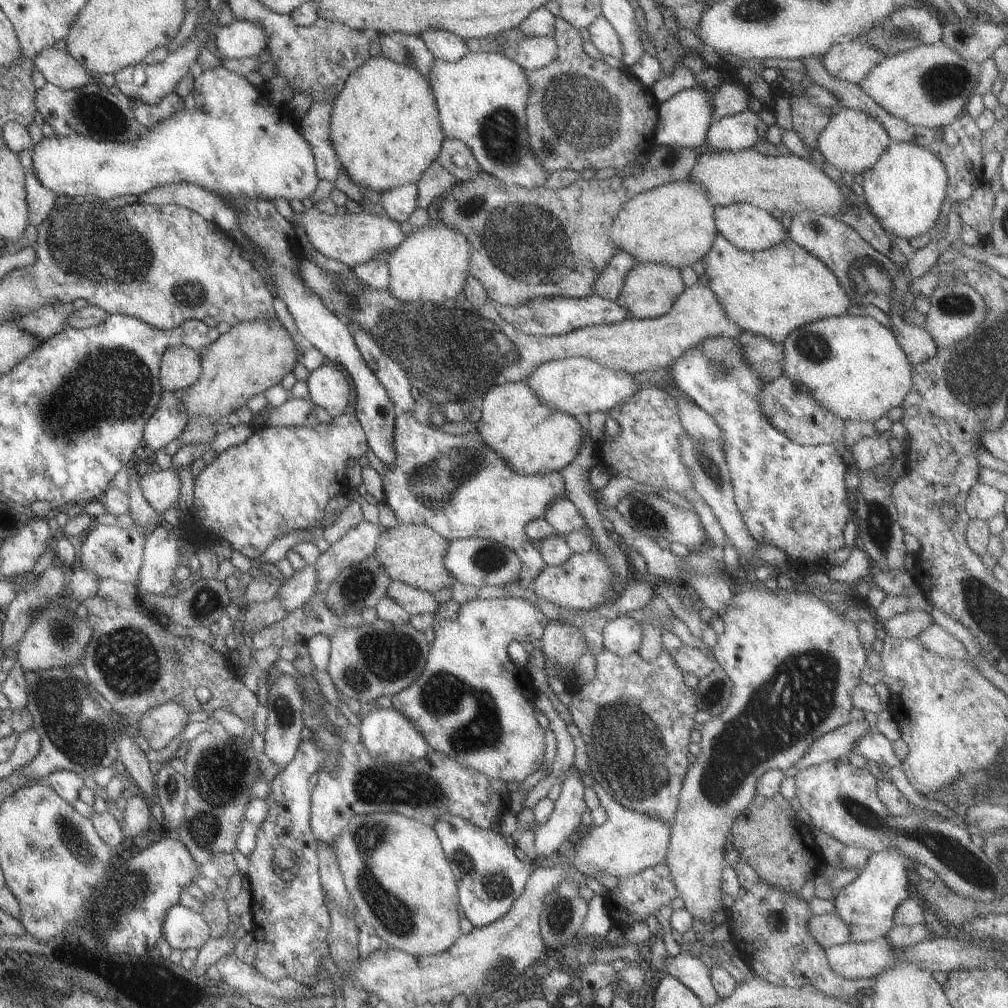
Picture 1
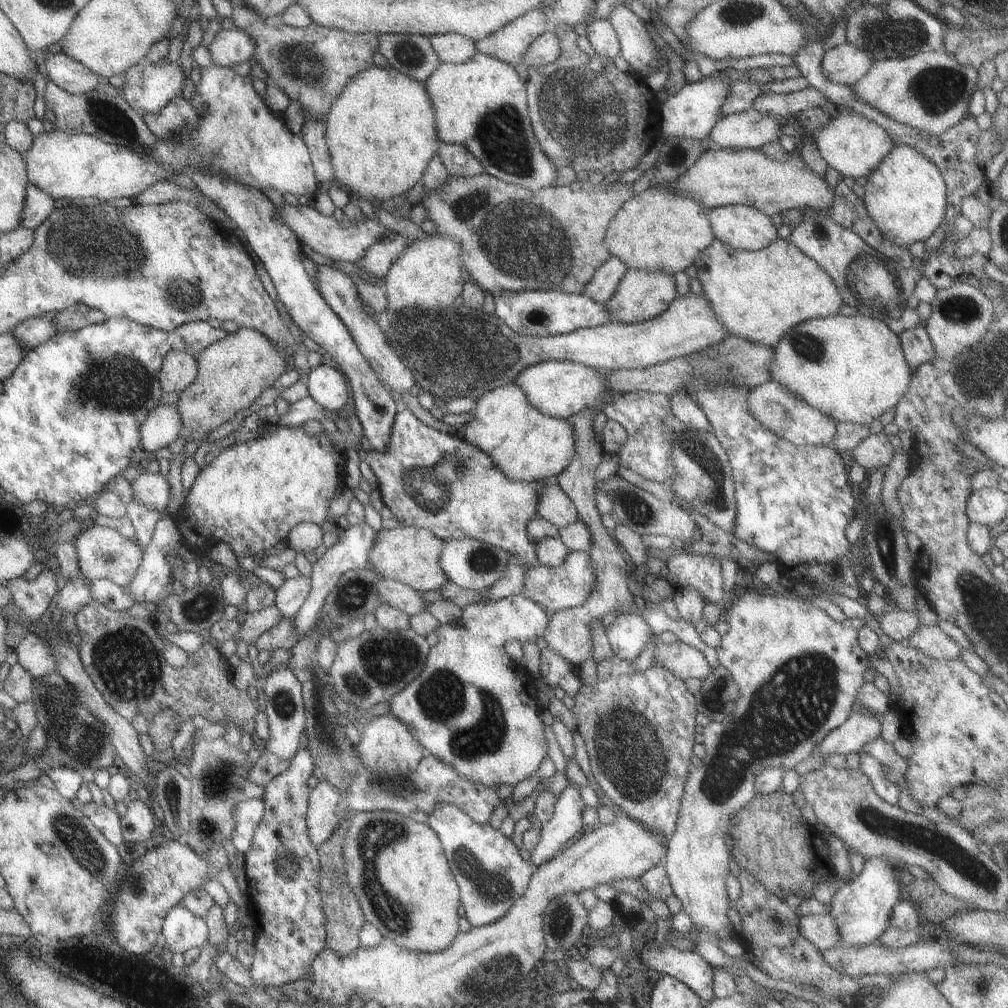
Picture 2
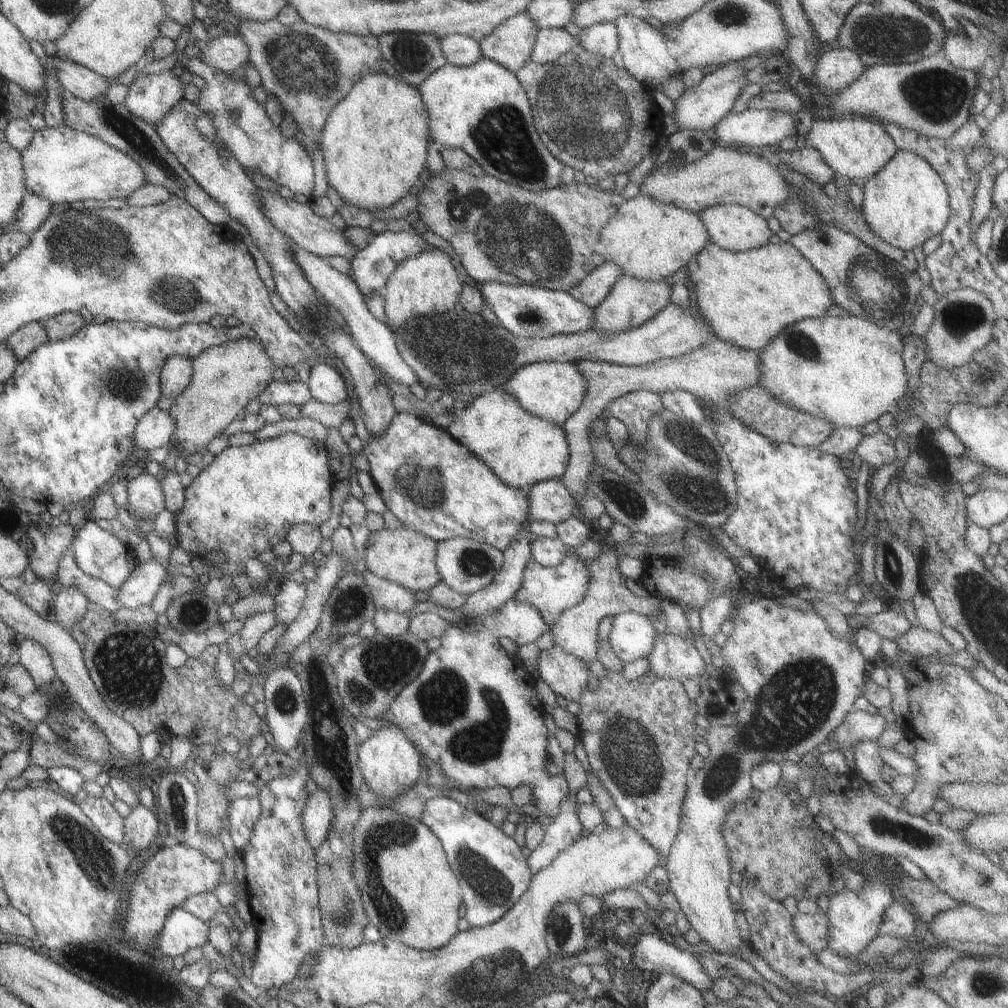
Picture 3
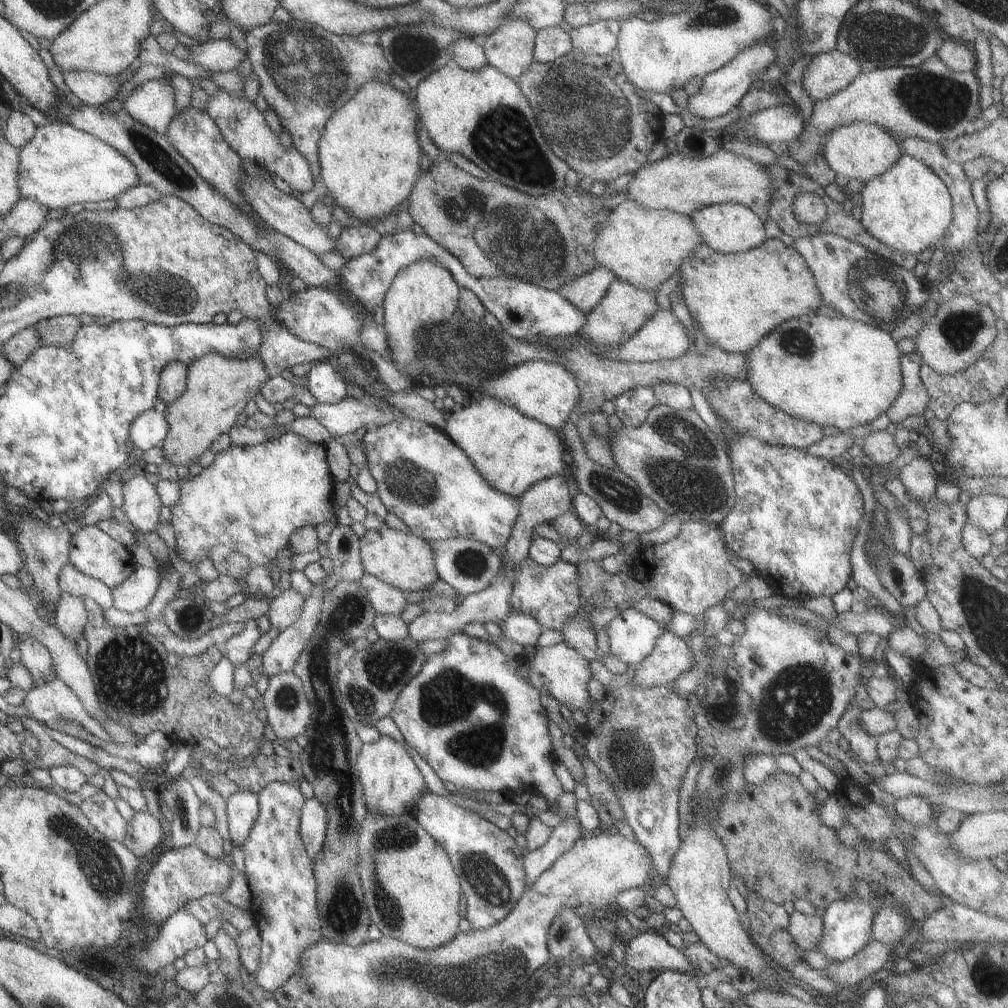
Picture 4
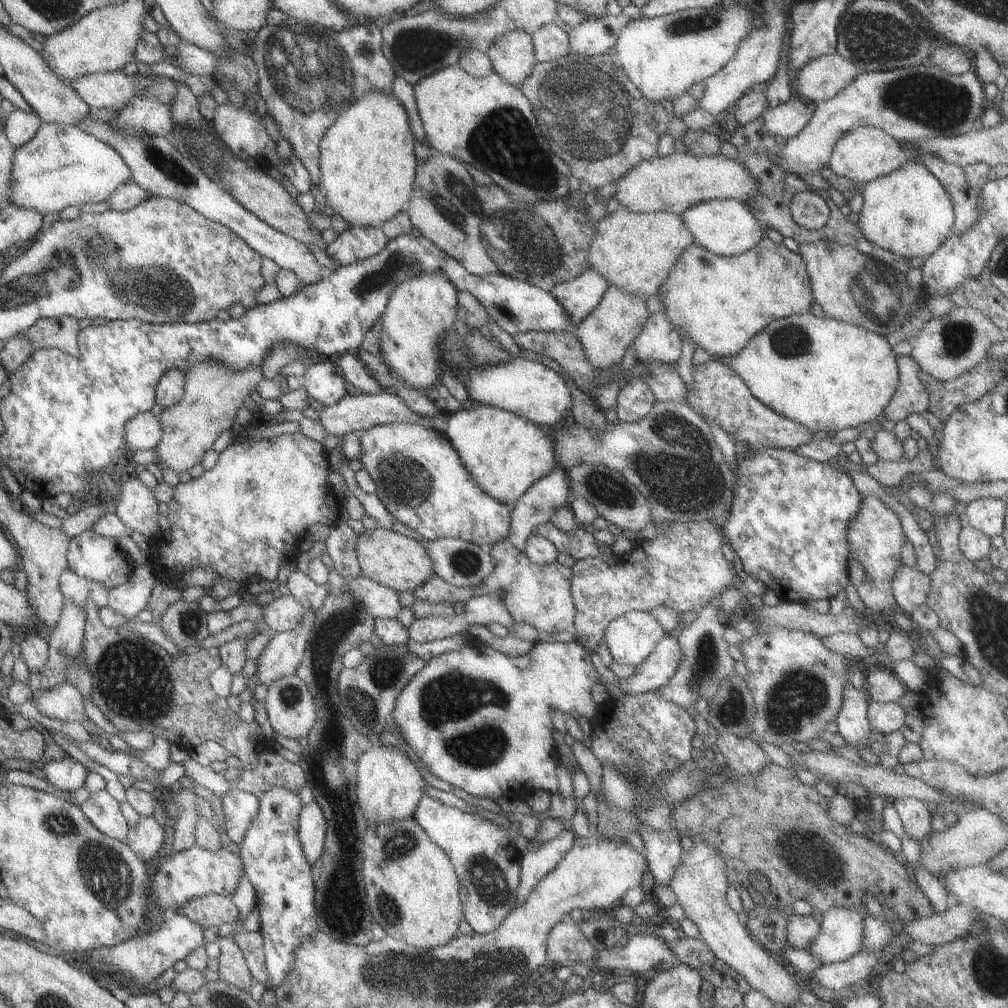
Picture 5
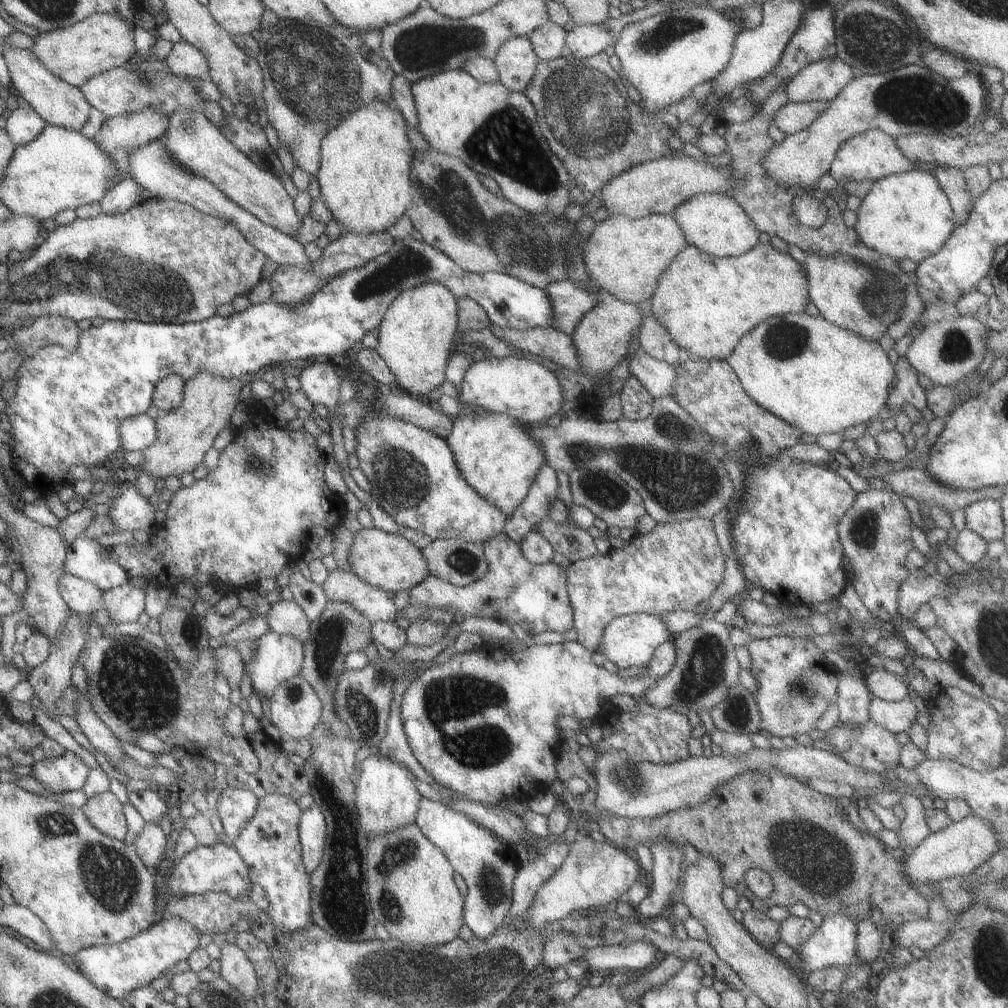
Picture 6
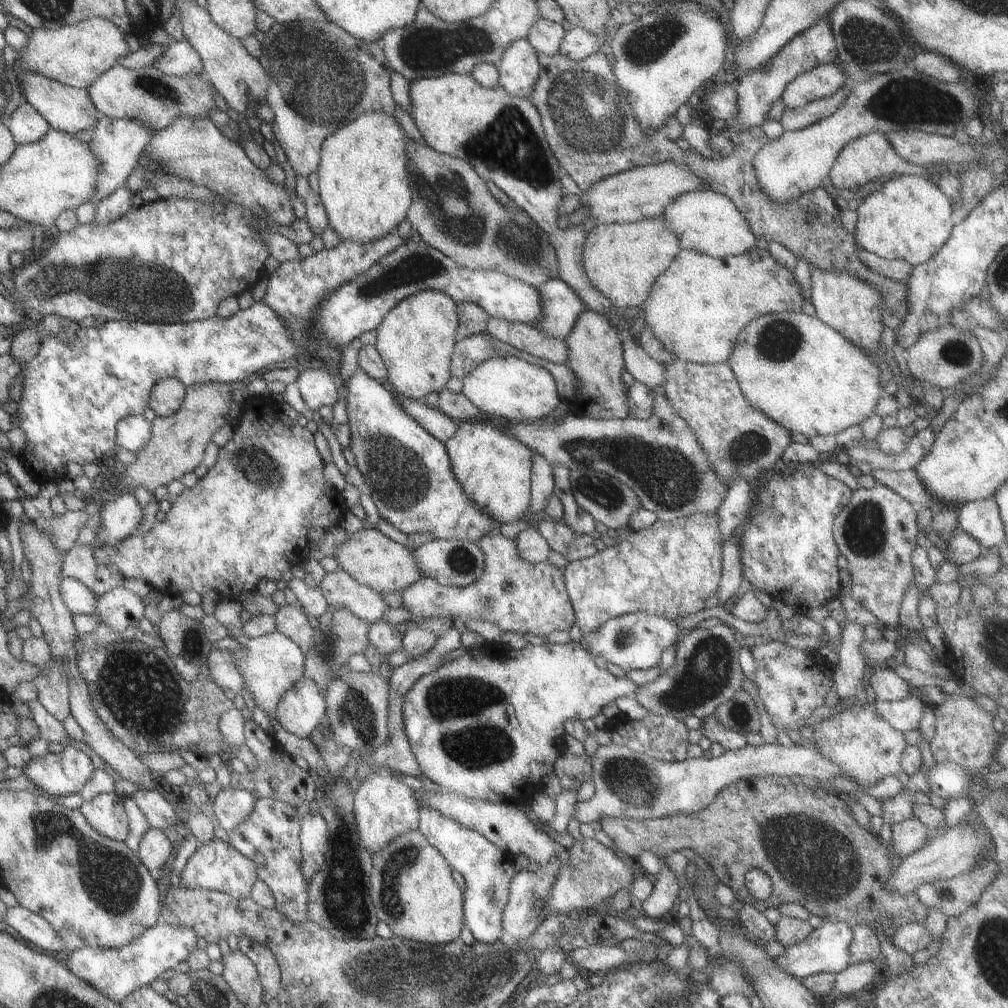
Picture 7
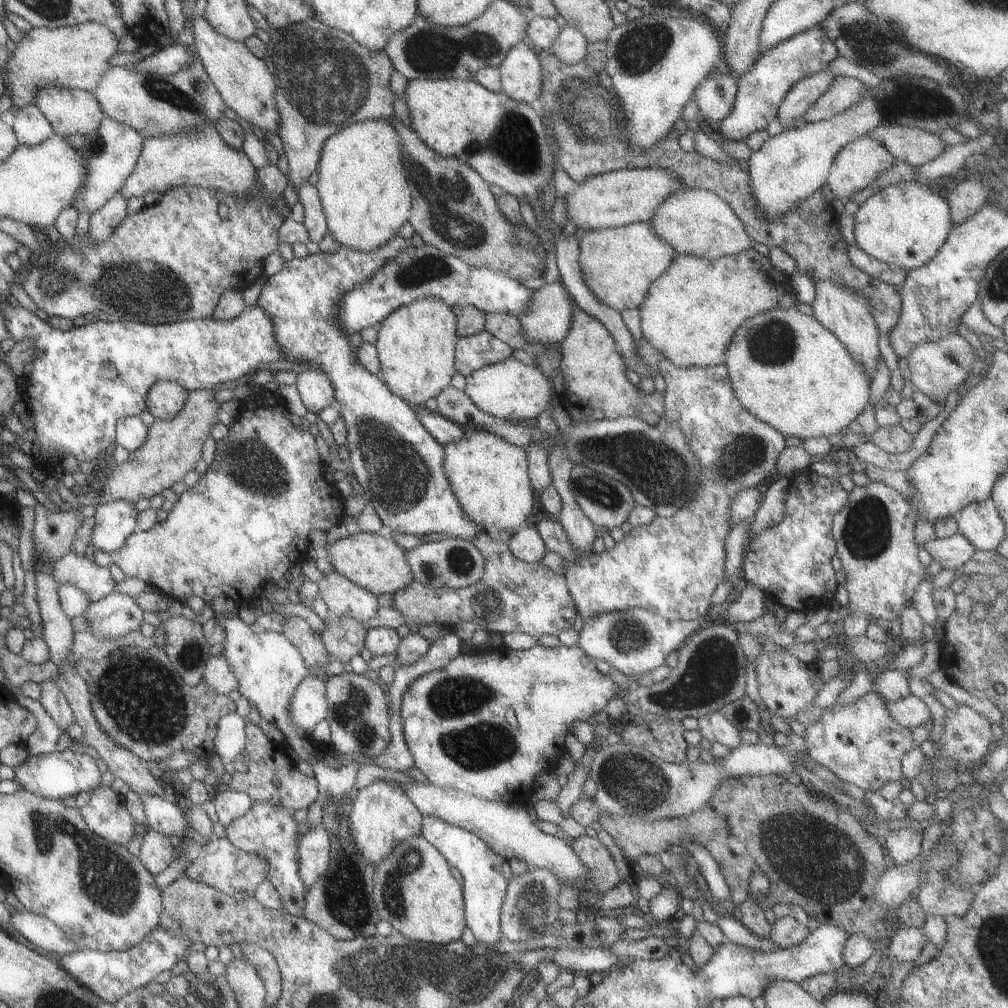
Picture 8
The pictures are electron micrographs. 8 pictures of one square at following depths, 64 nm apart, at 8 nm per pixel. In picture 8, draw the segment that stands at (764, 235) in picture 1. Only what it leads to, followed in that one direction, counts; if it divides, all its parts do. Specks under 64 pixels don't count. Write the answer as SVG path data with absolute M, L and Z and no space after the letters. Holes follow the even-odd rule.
M677 188L657 206L649 224L653 234L673 248L673 254L688 254L711 260L754 247L734 210L717 194L705 189Z

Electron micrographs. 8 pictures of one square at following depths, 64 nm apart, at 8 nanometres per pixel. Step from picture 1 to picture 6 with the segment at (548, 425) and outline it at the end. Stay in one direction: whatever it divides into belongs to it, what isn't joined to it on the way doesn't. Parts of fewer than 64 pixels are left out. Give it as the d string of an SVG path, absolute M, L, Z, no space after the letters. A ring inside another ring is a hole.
M473 408L452 418L451 422L451 432L444 439L461 478L475 494L485 498L487 504L493 504L505 516L511 516L519 501L525 498L535 472L545 463L539 444L527 432L528 426L507 414Z

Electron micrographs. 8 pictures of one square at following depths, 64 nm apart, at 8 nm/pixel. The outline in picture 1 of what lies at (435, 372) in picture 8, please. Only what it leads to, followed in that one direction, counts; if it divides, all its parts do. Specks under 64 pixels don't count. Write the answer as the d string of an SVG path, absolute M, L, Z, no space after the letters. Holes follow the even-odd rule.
M441 222L413 229L409 236L401 239L402 241L391 249L386 262L389 272L387 292L399 302L439 304L443 300L453 300L462 291L468 277L470 242Z

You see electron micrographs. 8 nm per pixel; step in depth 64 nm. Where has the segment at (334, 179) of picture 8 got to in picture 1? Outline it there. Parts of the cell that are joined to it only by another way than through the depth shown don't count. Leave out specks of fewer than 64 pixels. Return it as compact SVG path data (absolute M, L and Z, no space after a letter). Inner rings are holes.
M383 55L375 58L370 56L351 72L334 98L329 116L328 139L337 167L342 168L359 189L380 193L393 186L416 184L423 171L435 160L444 139L426 76L411 66L397 64Z

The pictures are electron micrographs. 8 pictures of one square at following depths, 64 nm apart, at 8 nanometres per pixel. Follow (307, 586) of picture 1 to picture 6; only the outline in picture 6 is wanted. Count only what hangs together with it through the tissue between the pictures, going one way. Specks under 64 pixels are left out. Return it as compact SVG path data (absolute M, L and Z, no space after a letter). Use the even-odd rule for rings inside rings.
M284 599L273 602L269 610L265 612L265 622L269 631L281 633L282 635L295 636L301 644L309 638L309 621L300 606L295 601Z

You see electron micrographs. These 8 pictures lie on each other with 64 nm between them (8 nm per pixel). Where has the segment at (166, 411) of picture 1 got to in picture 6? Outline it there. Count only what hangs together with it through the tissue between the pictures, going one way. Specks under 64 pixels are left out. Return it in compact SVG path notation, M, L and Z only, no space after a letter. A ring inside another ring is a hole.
M141 413L121 420L118 431L120 451L141 451L155 440L155 421Z

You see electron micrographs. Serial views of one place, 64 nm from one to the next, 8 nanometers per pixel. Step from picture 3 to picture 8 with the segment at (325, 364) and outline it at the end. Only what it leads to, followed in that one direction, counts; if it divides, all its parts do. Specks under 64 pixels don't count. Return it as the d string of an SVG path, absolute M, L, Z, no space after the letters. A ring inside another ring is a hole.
M316 368L298 372L294 384L305 412L317 414L335 401L329 378Z

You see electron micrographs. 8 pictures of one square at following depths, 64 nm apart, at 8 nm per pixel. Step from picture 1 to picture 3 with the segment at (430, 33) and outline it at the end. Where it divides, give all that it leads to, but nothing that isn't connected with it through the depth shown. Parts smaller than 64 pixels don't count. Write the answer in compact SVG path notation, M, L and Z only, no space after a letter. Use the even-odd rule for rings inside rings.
M443 35L437 40L437 44L447 63L452 65L469 66L469 64L479 62L479 58L483 58L478 41L465 35Z

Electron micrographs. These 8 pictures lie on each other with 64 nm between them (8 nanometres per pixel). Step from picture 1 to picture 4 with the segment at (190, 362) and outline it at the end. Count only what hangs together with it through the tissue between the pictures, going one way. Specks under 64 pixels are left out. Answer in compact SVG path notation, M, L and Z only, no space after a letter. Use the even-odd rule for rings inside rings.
M169 362L163 366L158 378L157 399L168 405L179 398L179 395L185 390L187 368L186 363L182 362Z

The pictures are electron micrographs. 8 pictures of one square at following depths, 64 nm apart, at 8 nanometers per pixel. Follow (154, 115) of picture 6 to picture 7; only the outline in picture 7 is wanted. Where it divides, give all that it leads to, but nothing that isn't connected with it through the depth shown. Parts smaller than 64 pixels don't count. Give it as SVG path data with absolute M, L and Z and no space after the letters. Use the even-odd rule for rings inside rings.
M107 118L94 126L91 139L87 142L87 148L95 156L95 162L99 164L99 172L95 176L95 194L86 202L91 202L97 206L113 190L124 185L125 179L135 168L137 158L141 156L143 148L147 146L147 142L153 134L154 132L149 126L141 124L139 120L129 120L129 118L117 120Z

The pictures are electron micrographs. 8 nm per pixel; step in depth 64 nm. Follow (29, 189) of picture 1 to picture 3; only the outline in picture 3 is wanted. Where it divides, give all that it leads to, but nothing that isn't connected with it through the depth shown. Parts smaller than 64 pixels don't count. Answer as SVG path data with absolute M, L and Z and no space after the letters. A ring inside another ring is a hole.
M26 192L21 202L19 202L17 210L15 210L15 216L8 225L9 228L31 234L49 216L51 205L45 202L43 198Z

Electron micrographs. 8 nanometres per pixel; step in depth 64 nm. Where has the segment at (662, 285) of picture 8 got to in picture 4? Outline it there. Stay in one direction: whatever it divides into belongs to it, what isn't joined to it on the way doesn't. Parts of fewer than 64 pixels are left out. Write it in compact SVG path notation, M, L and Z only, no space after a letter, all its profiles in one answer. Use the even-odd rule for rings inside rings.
M779 237L766 238L759 246L737 254L718 253L700 243L687 258L681 260L676 272L679 276L676 290L681 294L694 329L703 334L705 344L719 346L725 352L745 353L763 336L767 336L779 322L816 314L817 308L821 306L821 296L805 260L792 246L781 242Z

